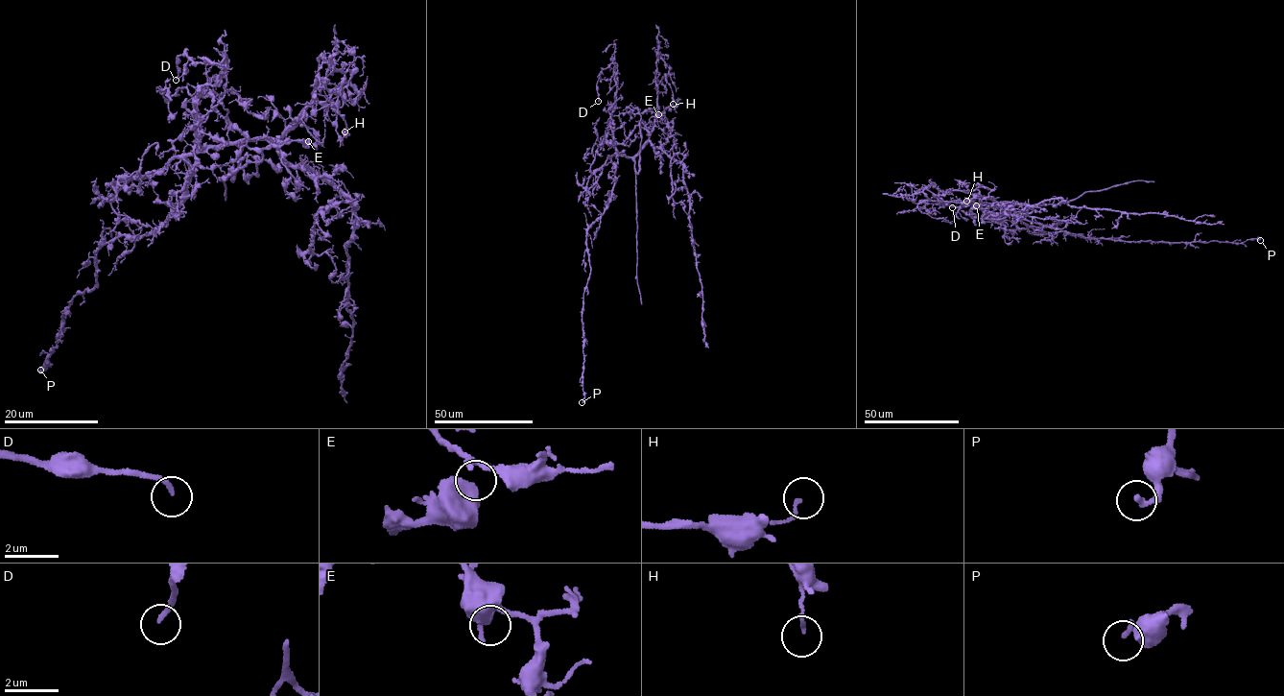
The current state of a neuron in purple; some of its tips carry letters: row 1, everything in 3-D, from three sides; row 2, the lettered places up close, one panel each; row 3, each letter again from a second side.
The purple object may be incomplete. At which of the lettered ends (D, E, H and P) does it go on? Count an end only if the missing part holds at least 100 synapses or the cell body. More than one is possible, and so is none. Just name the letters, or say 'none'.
none

